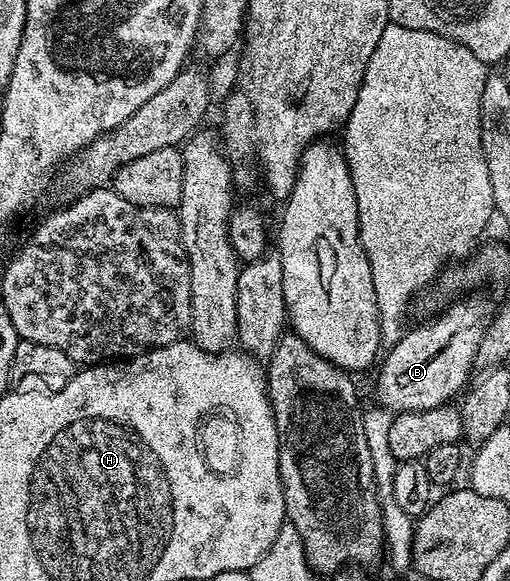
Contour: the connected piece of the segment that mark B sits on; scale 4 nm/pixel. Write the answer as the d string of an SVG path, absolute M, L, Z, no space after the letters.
M468 294L449 303L452 305L437 320L418 328L409 327L398 343L387 349L388 354L383 355L378 366L380 373L376 376L379 407L393 414L421 412L455 401L465 391L474 372L472 364L479 342L486 334L494 310L493 305L476 296L479 295Z

